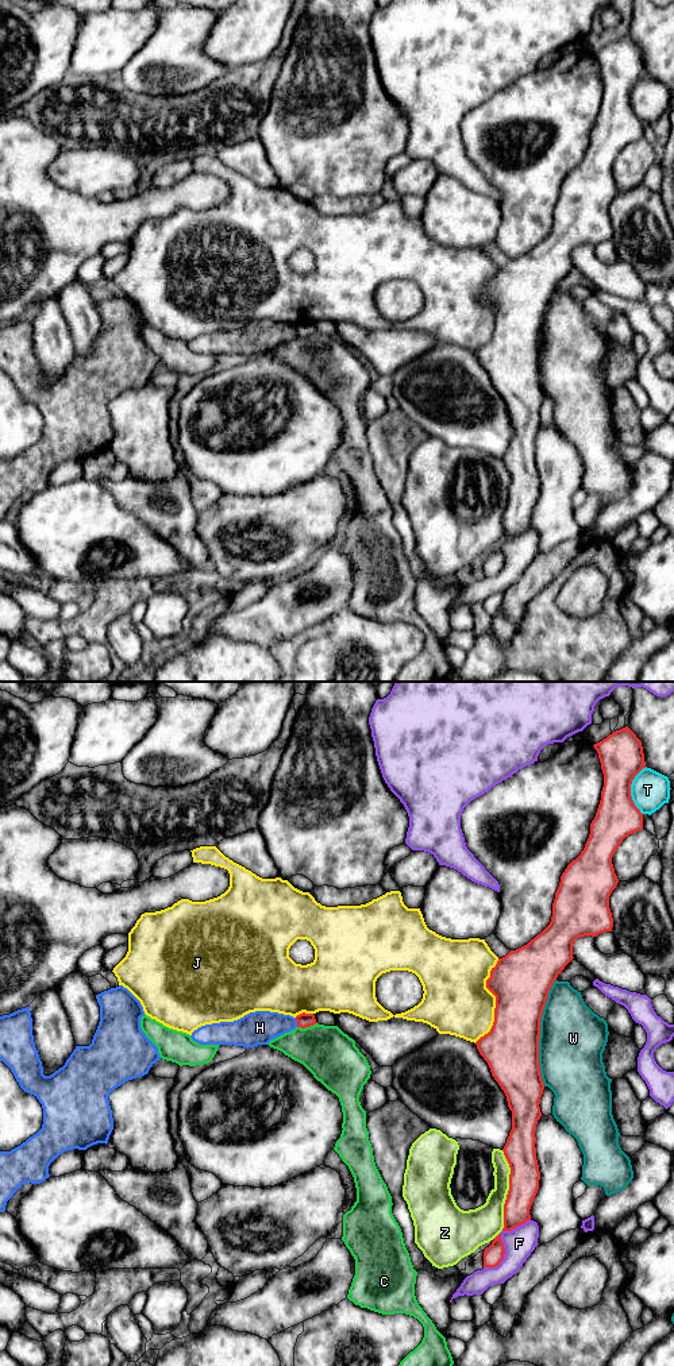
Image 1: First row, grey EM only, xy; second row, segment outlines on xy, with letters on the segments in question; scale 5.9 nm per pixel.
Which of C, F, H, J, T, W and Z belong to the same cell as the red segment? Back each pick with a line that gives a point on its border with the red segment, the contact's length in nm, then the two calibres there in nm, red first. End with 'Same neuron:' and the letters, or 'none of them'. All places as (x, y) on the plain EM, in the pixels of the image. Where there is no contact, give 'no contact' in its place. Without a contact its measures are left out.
Same neuron: none of them

